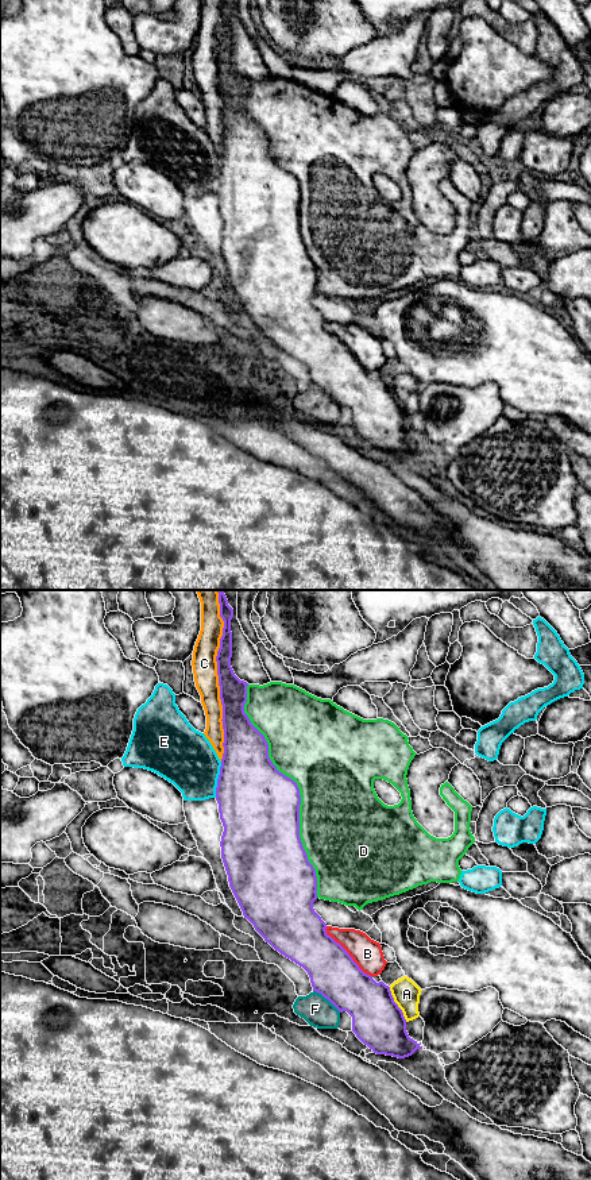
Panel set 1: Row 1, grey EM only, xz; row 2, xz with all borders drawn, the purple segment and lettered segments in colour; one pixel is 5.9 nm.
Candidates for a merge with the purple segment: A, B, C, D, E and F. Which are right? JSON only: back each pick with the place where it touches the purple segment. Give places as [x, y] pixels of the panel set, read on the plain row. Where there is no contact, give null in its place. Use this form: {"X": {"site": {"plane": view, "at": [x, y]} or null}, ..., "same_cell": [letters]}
{"C": {"site": {"plane": "xz", "at": [219, 78]}}, "same_cell": ["C"]}

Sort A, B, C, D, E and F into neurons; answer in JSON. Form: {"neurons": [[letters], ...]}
{"neurons": [["A"], ["B"], ["C"], ["D"], ["E"], ["F"]]}

